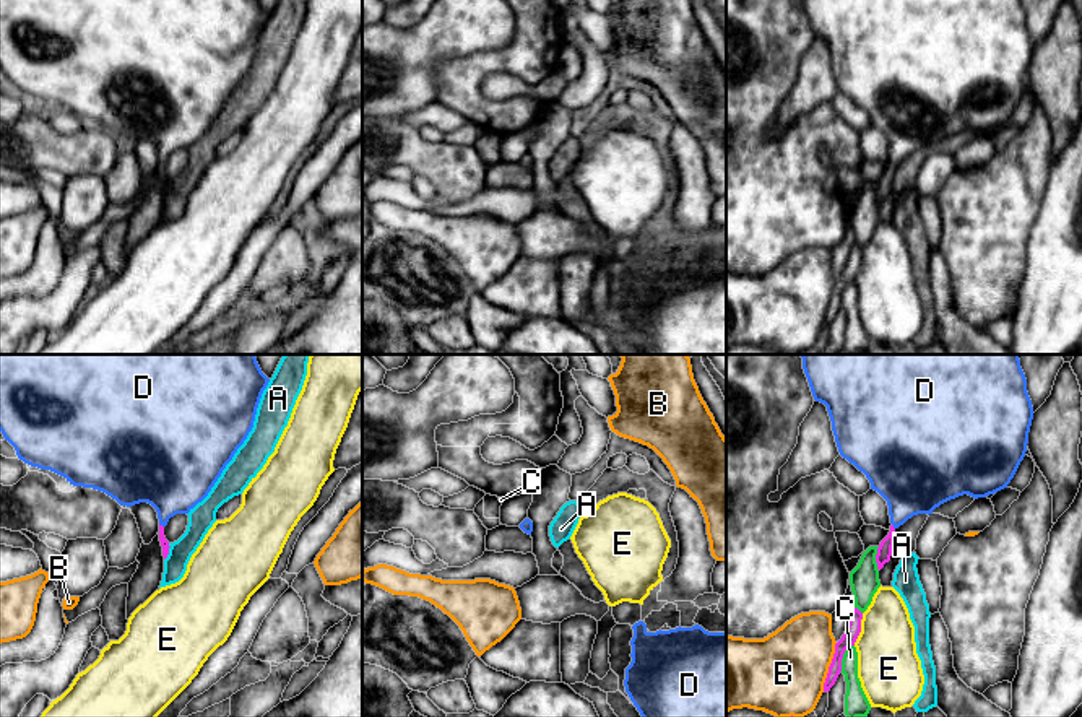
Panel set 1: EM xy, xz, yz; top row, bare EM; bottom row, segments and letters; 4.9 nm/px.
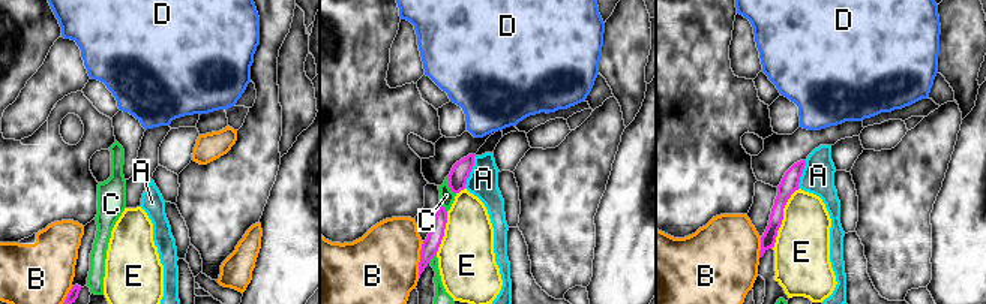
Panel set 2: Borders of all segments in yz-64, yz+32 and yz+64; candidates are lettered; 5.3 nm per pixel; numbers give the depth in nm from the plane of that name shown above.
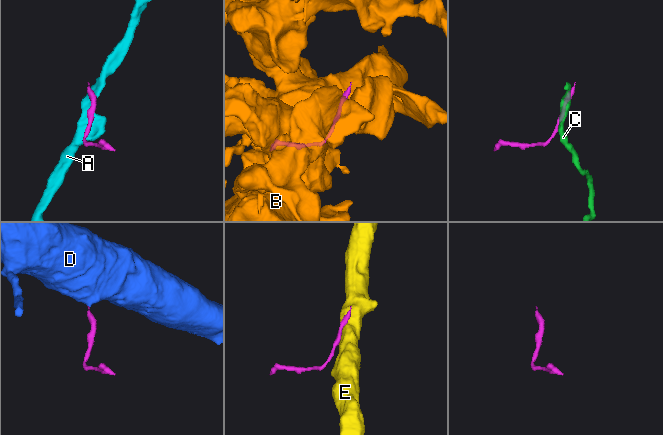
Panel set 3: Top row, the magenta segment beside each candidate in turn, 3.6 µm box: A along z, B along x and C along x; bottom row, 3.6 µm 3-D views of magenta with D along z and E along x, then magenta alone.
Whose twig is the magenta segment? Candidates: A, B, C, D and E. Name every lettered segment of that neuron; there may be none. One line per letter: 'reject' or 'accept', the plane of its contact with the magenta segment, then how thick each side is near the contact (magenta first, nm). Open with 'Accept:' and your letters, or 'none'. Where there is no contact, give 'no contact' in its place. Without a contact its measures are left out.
Accept: D
A: reject; contact in xy; calibres 50 and 130 nm
B: reject; contact in yz; calibres 70 and 400 nm
C: reject; contact in yz; calibres 70 and 120 nm
D: accept; contact in xy; calibres 50 and 360 nm
E: reject; contact in yz; calibres 70 and 320 nm

